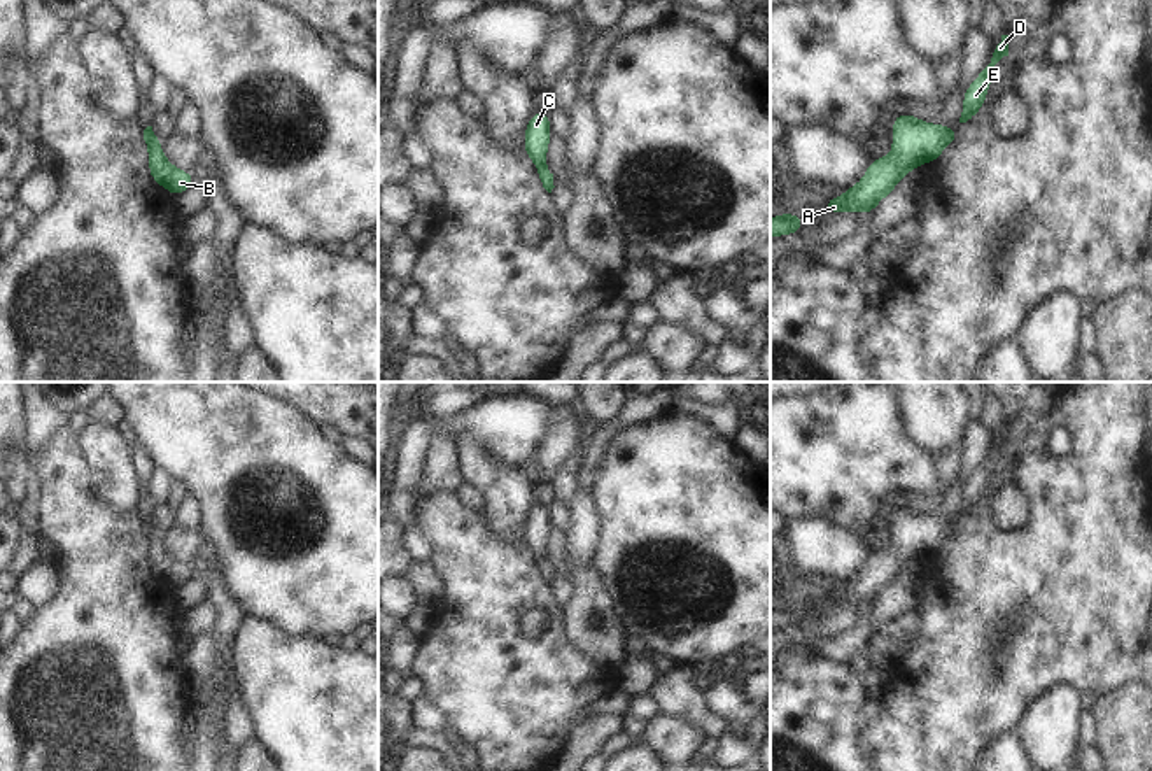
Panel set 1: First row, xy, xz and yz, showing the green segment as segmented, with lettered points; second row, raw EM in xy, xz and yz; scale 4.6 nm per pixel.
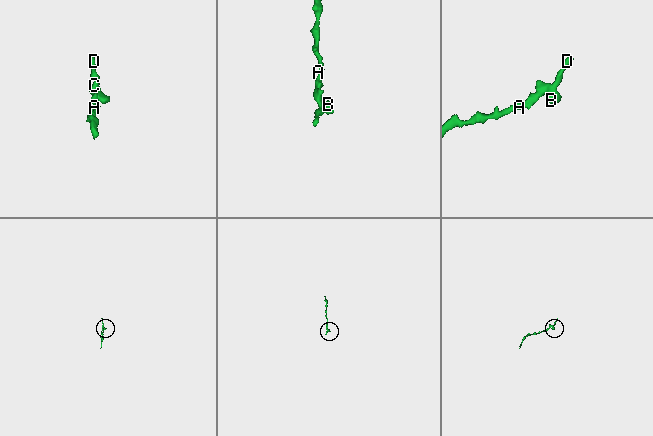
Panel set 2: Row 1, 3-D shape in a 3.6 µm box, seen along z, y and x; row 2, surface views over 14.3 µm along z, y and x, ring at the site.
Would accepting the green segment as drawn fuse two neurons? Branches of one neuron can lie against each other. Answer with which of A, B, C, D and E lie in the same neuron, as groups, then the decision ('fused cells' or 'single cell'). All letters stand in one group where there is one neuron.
A C / B D E | fused cells

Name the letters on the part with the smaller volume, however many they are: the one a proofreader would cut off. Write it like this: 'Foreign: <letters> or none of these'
Foreign: B, D, E

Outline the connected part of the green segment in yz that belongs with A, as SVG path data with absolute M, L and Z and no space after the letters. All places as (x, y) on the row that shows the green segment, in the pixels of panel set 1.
M900 114L893 119L891 137L893 152L888 158L874 159L860 184L825 202L830 214L860 210L868 216L907 172L914 172L919 163L938 159L947 144L947 128Z

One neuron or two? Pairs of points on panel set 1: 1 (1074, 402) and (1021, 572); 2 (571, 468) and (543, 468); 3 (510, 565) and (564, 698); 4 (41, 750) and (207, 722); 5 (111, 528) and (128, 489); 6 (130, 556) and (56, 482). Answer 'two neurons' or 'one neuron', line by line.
1: one neuron
2: two neurons
3: one neuron
4: two neurons
5: two neurons
6: one neuron

